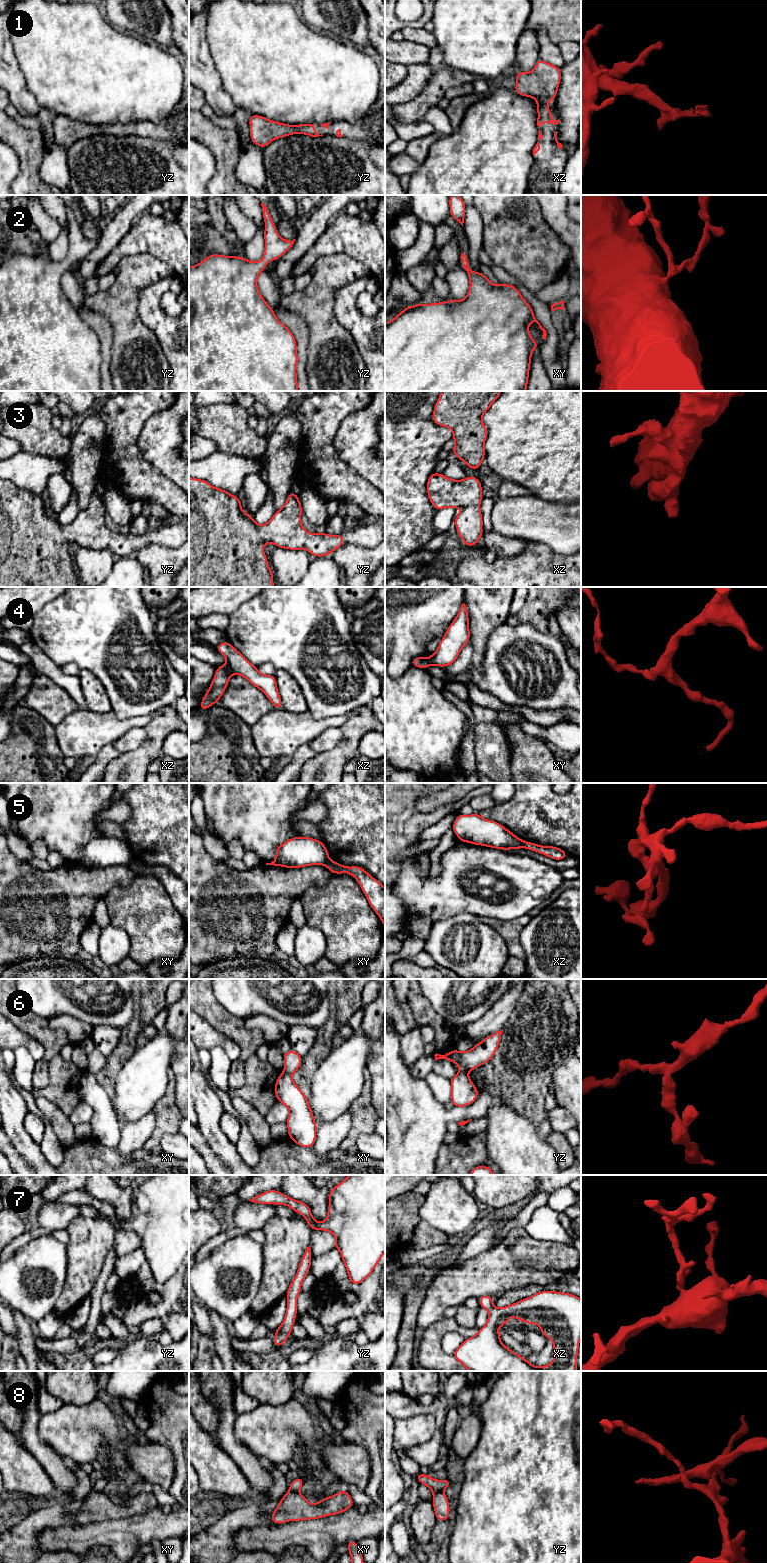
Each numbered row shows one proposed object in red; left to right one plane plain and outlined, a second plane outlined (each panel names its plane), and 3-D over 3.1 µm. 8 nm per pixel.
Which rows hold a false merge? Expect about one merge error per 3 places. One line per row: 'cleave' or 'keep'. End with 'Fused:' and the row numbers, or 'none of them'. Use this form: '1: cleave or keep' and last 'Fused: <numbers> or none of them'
1: keep
2: keep
3: keep
4: cleave
5: cleave
6: cleave
7: keep
8: cleave
Fused: 4, 5, 6, 8

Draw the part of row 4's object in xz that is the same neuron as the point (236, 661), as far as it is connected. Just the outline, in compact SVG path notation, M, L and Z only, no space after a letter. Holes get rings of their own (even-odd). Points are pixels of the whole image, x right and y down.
M228 641L220 643L215 648L227 659L227 665L231 668L233 674L241 675L253 686L260 689L271 701L275 709L283 709L274 675L261 674L256 666L251 664Z

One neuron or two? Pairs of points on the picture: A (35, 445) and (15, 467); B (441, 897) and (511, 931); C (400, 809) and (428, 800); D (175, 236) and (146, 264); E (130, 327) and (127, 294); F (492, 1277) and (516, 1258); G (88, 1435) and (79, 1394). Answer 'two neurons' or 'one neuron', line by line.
A: two neurons
B: two neurons
C: two neurons
D: two neurons
E: one neuron
F: one neuron
G: two neurons

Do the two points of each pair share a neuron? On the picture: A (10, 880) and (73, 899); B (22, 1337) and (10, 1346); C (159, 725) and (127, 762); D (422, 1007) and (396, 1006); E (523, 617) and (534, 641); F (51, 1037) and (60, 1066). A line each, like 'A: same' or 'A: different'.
A: same
B: different
C: same
D: different
E: different
F: different

